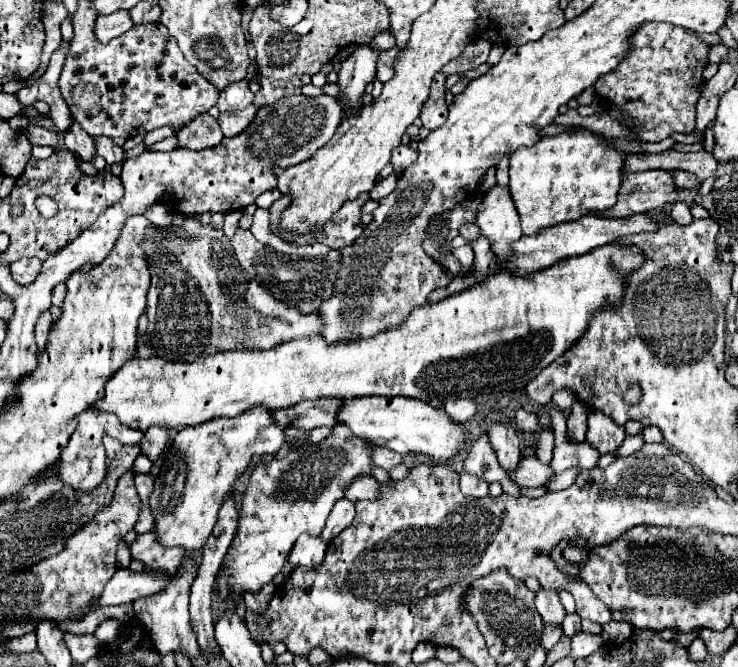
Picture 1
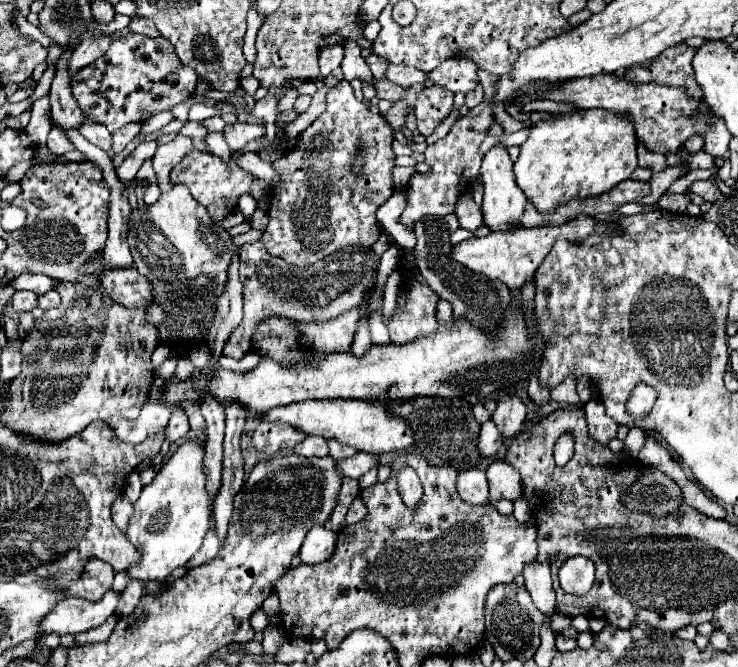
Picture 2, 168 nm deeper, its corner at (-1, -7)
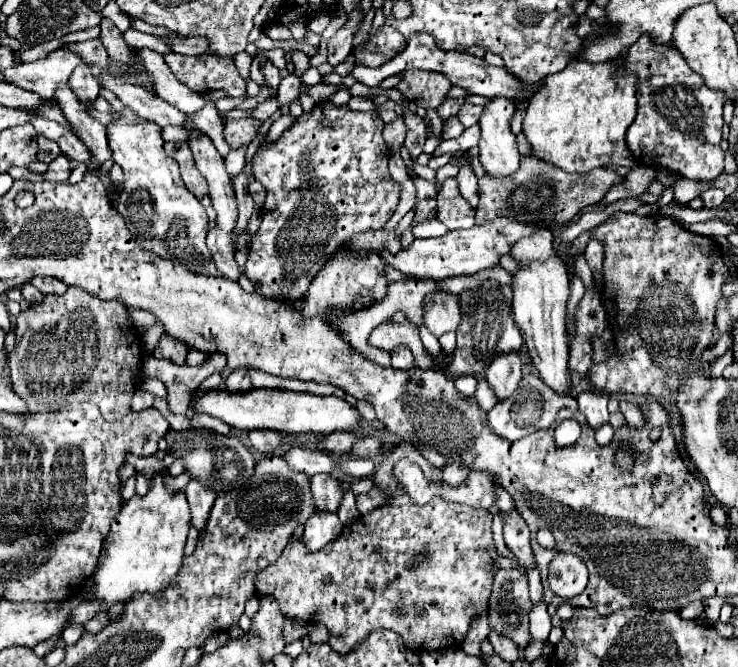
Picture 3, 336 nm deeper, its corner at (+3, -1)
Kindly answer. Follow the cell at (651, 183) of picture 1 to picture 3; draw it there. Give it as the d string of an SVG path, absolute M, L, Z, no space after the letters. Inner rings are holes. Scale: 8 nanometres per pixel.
M523 158L521 168L511 174L511 178L503 178L503 182L495 182L495 178L487 176L479 180L479 206L475 208L475 222L483 224L499 216L519 218L521 222L537 222L539 218L543 218L543 214L555 214L557 226L561 226L587 206L603 200L609 188L621 182L623 178L613 170L595 170L595 174L579 178L579 174L563 174L563 170L559 170L557 166L553 168L545 162L535 162L535 158Z

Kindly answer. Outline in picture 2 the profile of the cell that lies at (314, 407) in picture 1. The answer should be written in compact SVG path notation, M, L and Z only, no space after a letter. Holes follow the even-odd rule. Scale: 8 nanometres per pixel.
M259 424L253 434L255 448L267 458L279 454L281 450L293 450L305 438L303 432L291 428L289 424Z

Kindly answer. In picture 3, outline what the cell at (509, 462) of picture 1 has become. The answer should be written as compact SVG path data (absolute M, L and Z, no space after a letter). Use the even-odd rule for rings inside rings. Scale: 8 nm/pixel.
M515 352L497 356L485 372L485 378L487 378L487 382L499 402L503 402L515 394L515 390L519 388L521 376L523 376L521 374L521 360Z

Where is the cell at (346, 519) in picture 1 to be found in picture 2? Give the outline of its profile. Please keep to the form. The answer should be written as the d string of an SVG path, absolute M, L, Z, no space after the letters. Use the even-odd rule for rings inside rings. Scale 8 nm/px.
M357 496L357 498L355 498L355 502L351 504L349 512L347 512L347 524L357 524L359 520L363 520L363 518L365 518L365 514L367 514L367 506L363 504L361 496Z

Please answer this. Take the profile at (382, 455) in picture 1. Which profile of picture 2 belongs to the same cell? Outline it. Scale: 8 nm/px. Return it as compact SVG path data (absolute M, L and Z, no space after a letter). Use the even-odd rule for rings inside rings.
M357 452L353 458L347 460L337 460L335 466L339 468L339 472L347 478L359 478L363 476L367 470L371 470L373 466L377 466L377 458L365 452Z

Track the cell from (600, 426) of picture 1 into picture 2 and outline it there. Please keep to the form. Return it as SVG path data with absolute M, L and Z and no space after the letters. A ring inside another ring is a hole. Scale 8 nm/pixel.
M589 400L585 404L589 436L601 444L609 444L617 434L617 422L605 414L601 400Z

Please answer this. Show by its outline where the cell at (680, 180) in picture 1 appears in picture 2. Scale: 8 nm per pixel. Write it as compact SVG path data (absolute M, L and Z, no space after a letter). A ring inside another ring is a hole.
M697 180L689 186L689 190L699 194L705 202L715 202L721 198L721 190L715 186L713 180Z

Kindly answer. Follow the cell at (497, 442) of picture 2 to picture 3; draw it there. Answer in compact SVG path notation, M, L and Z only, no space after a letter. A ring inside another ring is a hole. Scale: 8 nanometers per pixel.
M527 374L519 382L519 390L511 396L511 400L499 402L493 410L489 410L489 424L491 424L493 434L497 434L501 438L507 438L507 440L519 440L519 438L529 436L529 434L533 434L541 428L551 426L559 408L563 407L578 408L578 403L571 396L557 394L545 382L541 382L537 376Z

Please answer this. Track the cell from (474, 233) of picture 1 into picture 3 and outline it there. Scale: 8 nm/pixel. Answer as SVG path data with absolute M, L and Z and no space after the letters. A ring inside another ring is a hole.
M467 158L461 164L461 172L457 174L457 180L459 180L459 194L469 202L471 208L475 208L479 202L479 190L477 190L477 178L469 168Z

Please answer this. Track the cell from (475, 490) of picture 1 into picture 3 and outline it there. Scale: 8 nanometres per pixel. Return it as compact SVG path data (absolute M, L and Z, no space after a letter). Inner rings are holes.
M447 464L443 468L443 482L447 482L449 486L455 486L455 488L461 486L467 480L467 476L469 476L469 470L463 464Z

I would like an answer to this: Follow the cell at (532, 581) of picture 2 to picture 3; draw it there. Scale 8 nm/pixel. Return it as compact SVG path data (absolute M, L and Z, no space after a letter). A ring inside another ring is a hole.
M517 510L509 512L503 516L503 534L505 534L505 544L507 548L515 554L517 564L525 570L525 574L529 574L537 562L529 544L529 528L527 522L521 518L521 514Z

